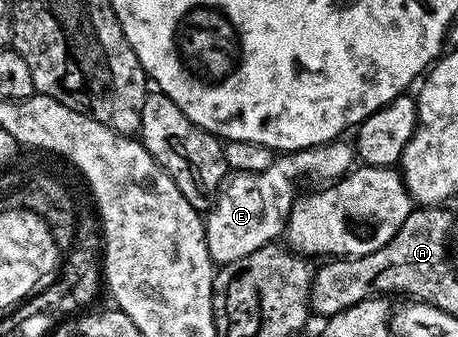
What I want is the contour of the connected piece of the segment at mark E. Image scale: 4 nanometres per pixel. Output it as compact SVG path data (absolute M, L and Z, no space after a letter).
M337 138L330 144L319 144L316 148L277 155L272 165L261 172L232 172L216 193L204 221L204 233L213 265L223 266L238 258L246 258L246 254L254 254L254 250L273 243L283 233L297 199L296 180L313 176L323 182L335 182L353 167L353 145L344 142Z

